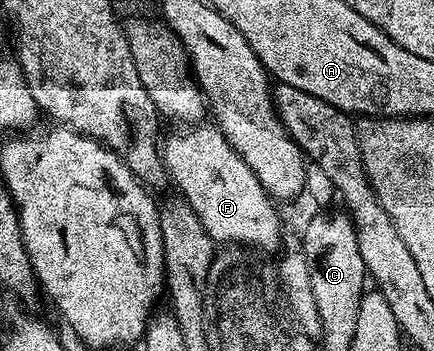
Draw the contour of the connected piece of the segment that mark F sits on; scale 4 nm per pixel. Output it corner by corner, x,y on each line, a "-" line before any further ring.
202,122
196,126
185,126
181,132
173,132
169,137
163,140
163,159
165,161
165,171
168,179
173,180
176,191
199,214
199,222
203,222
203,230
218,245
221,246
241,246
237,244
246,244
249,248
258,248
261,252
276,253
282,247
283,226
281,218
277,214
273,198
265,191
264,186
259,182
259,178
235,154
235,150
225,140
225,135
217,129
216,126
210,126

